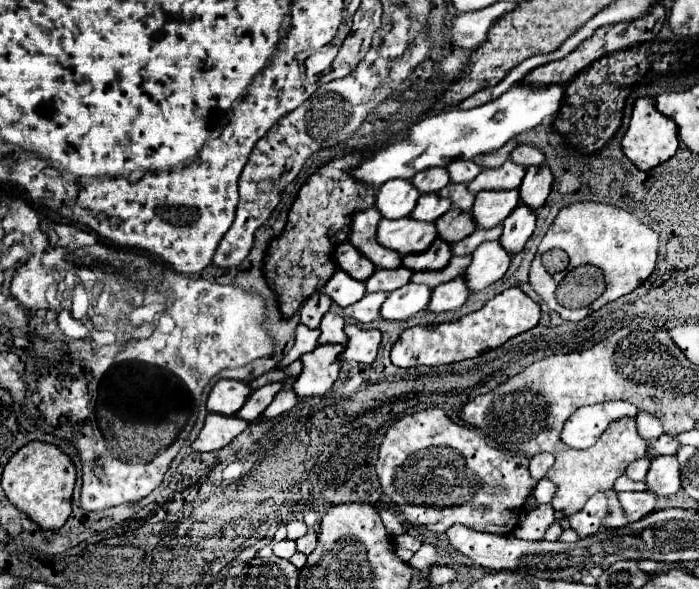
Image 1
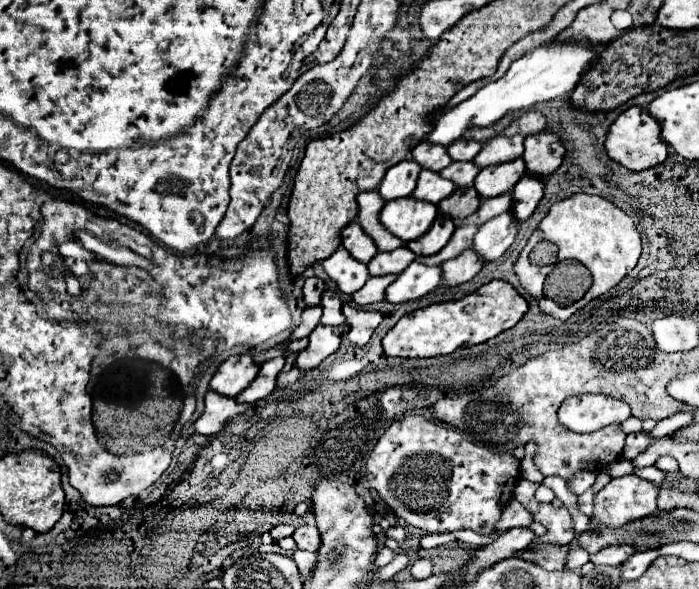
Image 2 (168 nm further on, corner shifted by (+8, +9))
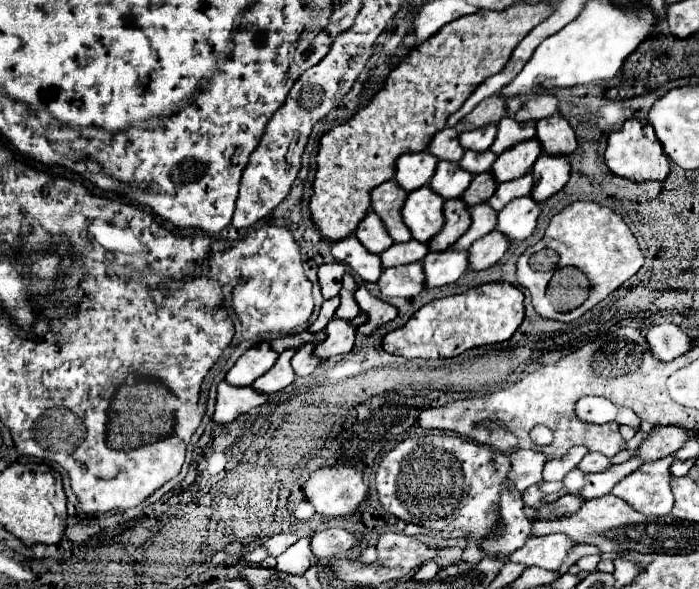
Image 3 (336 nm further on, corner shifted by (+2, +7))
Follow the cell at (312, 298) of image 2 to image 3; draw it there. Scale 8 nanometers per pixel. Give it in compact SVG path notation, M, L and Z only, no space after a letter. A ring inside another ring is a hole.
M327 263L319 267L319 285L321 285L321 293L325 299L339 295L343 273L345 273L343 263Z

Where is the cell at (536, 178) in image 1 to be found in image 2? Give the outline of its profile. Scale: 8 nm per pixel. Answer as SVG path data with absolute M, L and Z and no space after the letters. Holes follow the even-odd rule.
M539 133L525 139L523 161L529 175L547 177L551 175L563 161L565 149L553 133Z

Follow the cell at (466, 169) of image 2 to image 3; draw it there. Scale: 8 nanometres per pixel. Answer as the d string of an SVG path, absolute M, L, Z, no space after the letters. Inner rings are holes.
M469 149L469 151L463 155L463 159L459 161L459 165L461 165L463 169L467 169L469 173L477 175L477 173L489 171L495 159L497 159L497 155L495 155L491 149L481 151L481 153L477 153L477 151L471 151L471 149Z

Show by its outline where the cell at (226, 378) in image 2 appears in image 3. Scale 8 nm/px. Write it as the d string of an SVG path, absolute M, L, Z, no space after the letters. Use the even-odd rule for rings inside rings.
M263 341L251 349L247 349L239 359L237 363L231 367L231 371L227 373L227 381L231 385L237 385L237 387L245 387L245 385L251 385L257 377L261 377L263 373L267 373L275 361L277 361L277 353L271 349L271 343L269 341Z

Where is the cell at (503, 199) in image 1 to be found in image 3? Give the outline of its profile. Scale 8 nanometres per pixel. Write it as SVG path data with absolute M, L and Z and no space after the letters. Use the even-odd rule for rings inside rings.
M537 137L521 141L519 145L513 145L505 153L501 153L497 161L493 163L495 179L501 183L501 181L511 181L513 177L525 175L541 153L543 151L541 151L541 143Z

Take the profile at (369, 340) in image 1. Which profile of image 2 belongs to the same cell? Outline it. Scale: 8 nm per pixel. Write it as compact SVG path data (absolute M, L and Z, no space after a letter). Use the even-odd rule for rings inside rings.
M343 305L343 315L349 325L349 333L345 337L357 347L365 347L369 343L371 333L377 329L377 325L383 319L375 311L361 311L361 309L353 309L351 305Z

